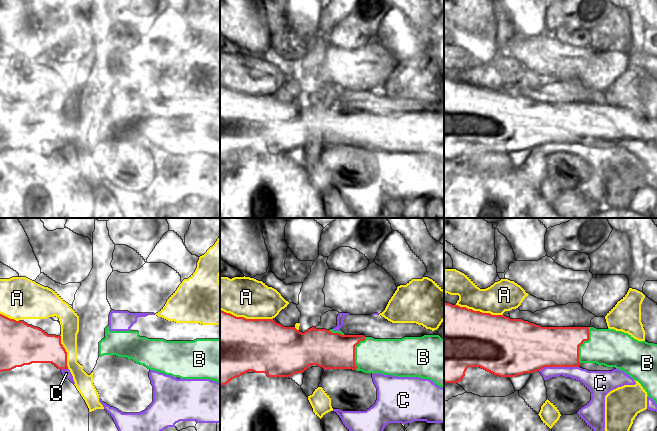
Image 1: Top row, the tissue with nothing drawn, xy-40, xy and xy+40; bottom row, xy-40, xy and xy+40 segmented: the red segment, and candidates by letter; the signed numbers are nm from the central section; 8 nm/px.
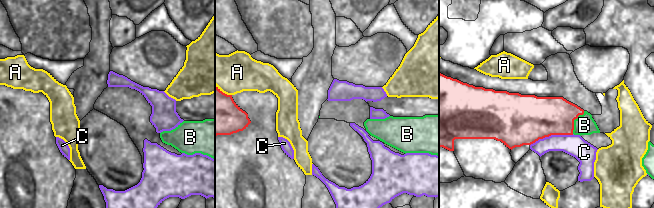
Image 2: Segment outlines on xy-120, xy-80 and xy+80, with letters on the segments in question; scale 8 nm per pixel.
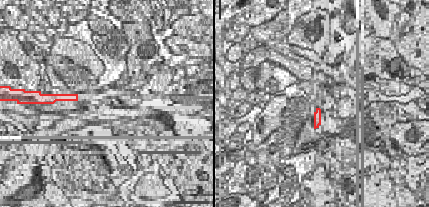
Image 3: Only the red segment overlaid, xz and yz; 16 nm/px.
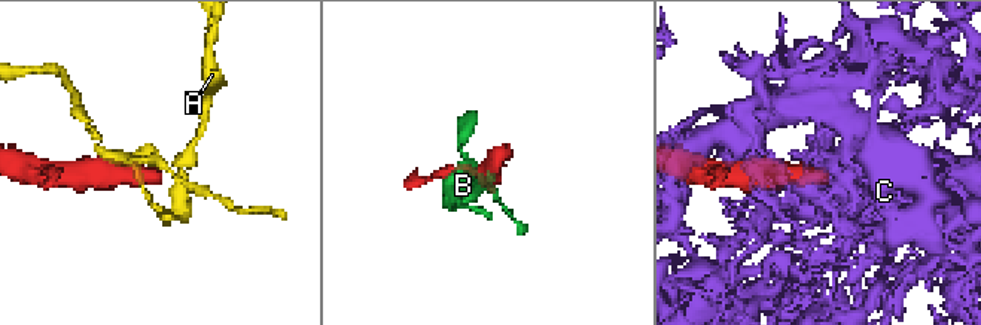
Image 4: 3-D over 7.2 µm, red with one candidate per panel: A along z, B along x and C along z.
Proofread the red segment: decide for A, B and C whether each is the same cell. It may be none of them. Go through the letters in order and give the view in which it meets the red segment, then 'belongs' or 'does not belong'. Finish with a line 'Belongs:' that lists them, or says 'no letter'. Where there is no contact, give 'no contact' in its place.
A: xy | does not belong
B: xy+40 | belongs
C: xy+40 | does not belong
Belongs: B

